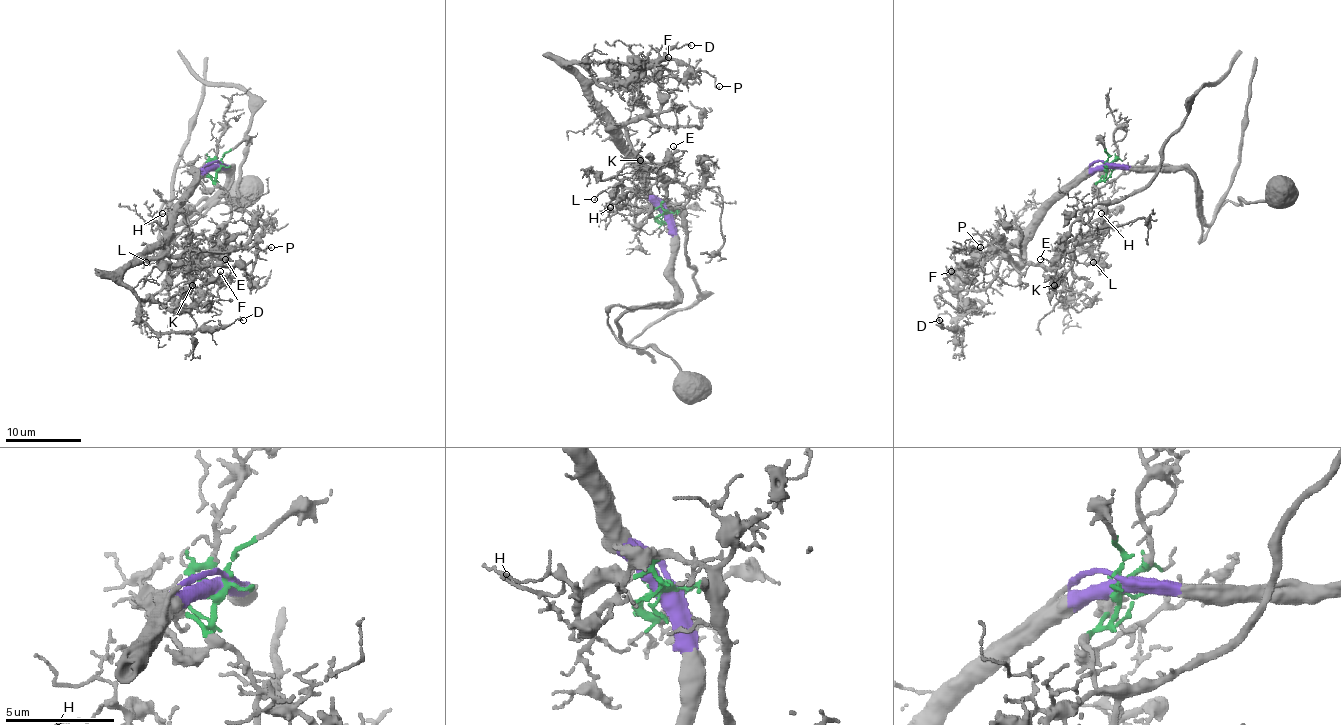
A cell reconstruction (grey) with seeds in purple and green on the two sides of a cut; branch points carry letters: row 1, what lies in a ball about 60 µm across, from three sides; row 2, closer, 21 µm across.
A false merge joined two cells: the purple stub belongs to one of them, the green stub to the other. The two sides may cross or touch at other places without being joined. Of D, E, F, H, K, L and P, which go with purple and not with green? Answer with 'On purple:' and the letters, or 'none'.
On purple: D, F, K, P

